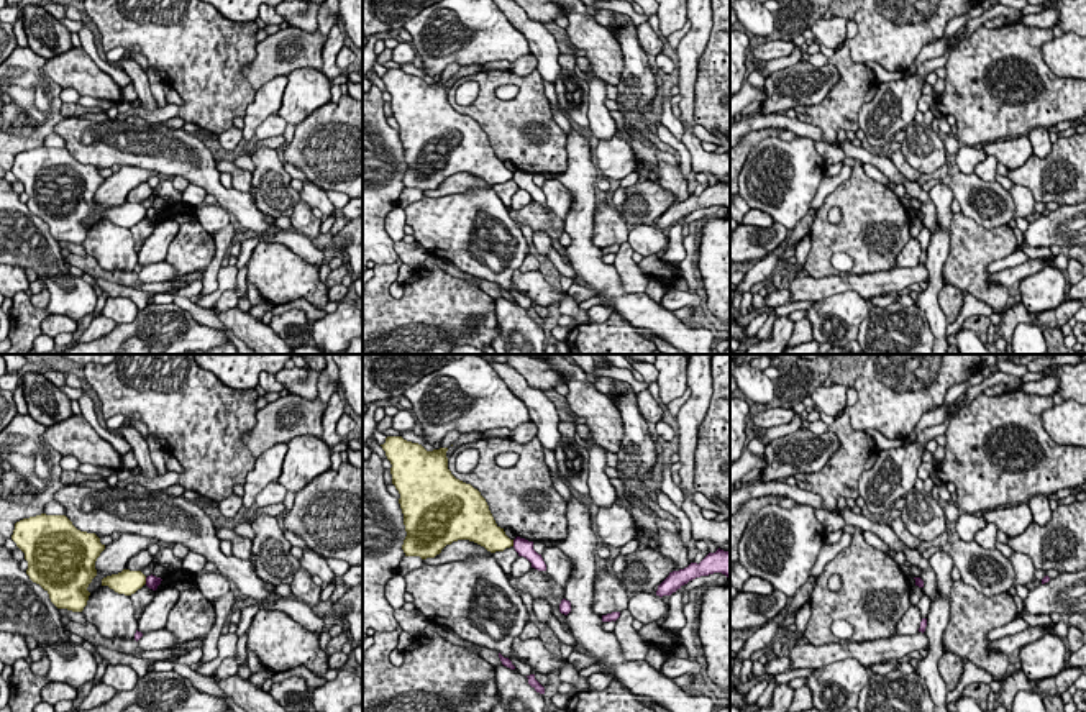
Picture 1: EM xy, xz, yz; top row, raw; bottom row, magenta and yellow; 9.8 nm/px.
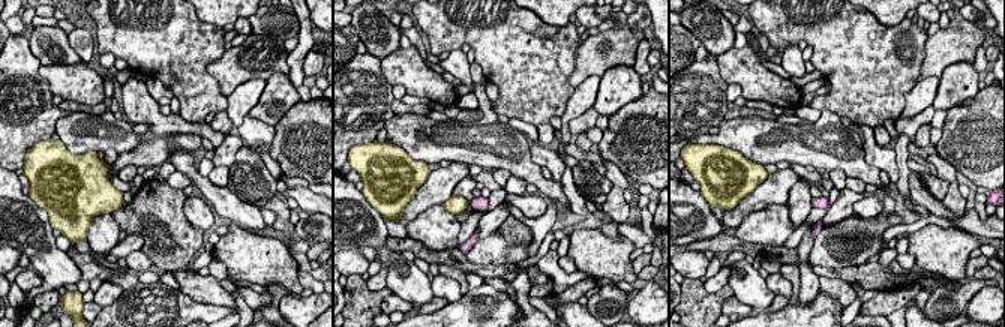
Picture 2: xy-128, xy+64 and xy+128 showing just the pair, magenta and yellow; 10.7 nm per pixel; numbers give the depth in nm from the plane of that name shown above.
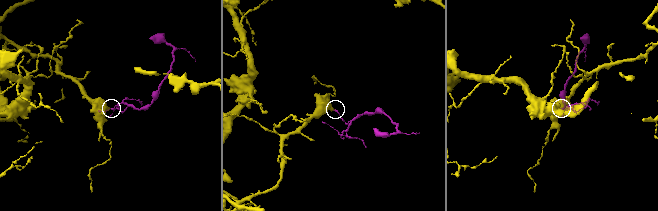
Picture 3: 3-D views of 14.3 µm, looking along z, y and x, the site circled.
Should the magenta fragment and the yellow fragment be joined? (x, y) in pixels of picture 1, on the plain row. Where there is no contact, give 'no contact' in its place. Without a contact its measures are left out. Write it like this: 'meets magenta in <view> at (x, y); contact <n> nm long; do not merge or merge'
meets magenta in xy at (146, 214); contact 70 nm long; do not merge

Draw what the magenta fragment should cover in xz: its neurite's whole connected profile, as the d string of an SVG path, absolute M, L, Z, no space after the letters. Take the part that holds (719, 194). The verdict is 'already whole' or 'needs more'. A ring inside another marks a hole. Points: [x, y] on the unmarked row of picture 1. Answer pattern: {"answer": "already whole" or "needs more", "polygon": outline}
{"answer": "already whole", "polygon": "M717 182L715 185L709 185L699 197L691 195L687 200L673 203L669 208L658 218L656 228L671 228L678 221L681 221L689 213L709 208L714 205L722 205L728 210L730 215L730 185L723 182Z"}

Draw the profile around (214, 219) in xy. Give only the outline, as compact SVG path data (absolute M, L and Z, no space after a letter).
M202 205L194 207L194 215L197 221L203 226L203 230L210 235L226 228L230 225L231 215L217 205Z

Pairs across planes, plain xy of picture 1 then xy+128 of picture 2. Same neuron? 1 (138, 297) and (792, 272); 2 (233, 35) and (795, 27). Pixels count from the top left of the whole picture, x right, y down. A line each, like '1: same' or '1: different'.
1: same
2: same

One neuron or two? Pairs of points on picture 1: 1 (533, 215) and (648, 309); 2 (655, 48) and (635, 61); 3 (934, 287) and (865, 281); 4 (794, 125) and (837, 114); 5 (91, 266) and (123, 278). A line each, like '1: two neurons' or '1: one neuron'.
1: two neurons
2: two neurons
3: two neurons
4: two neurons
5: one neuron

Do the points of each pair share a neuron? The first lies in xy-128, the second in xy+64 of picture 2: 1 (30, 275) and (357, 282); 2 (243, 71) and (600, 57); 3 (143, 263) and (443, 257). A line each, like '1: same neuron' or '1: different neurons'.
1: different neurons
2: same neuron
3: different neurons

